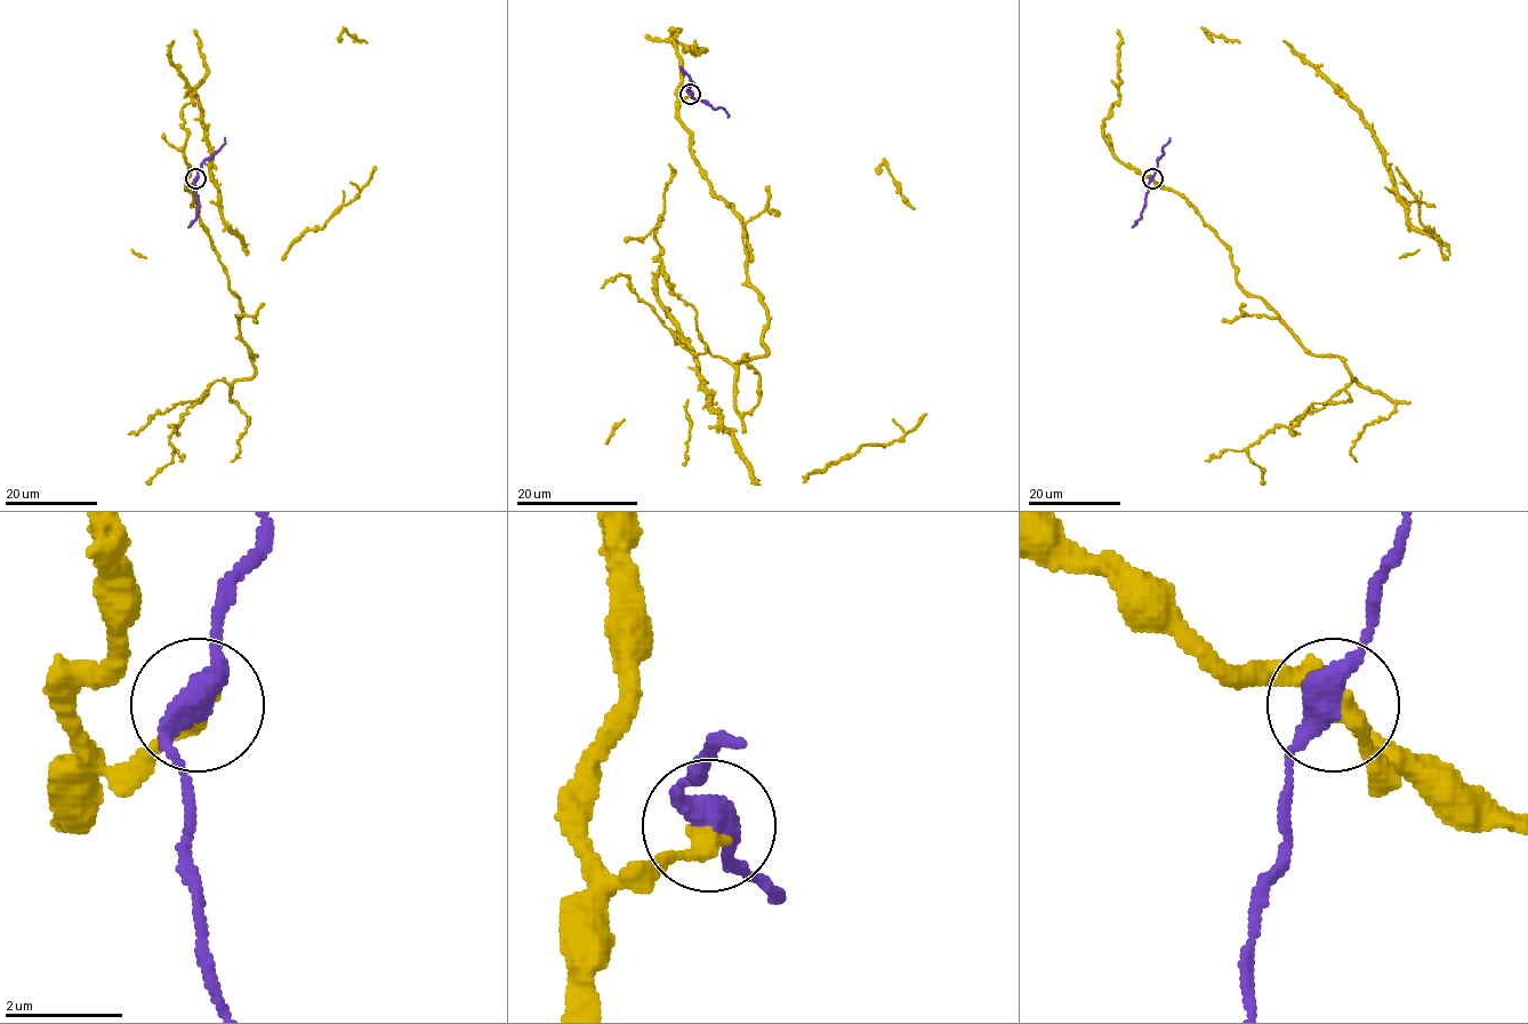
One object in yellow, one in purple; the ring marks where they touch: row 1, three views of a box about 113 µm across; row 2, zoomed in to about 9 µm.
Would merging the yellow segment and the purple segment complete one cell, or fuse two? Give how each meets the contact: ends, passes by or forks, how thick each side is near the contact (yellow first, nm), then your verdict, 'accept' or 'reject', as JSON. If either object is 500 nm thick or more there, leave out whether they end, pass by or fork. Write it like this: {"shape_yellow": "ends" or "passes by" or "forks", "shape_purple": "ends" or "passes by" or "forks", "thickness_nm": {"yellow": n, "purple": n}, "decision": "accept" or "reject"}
{"shape_yellow": "ends", "shape_purple": "passes by", "thickness_nm": {"yellow": 360, "purple": 400}, "decision": "reject"}

